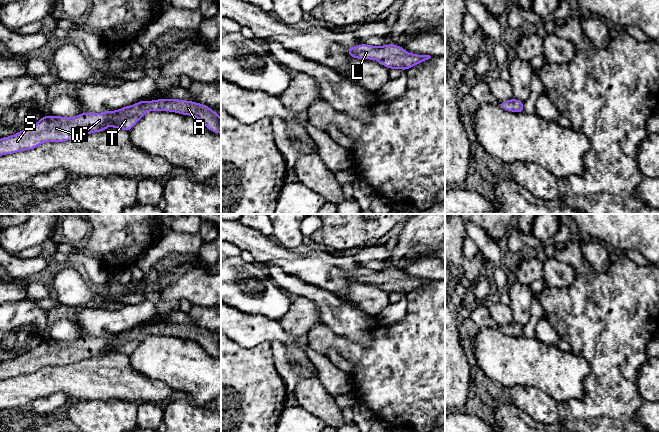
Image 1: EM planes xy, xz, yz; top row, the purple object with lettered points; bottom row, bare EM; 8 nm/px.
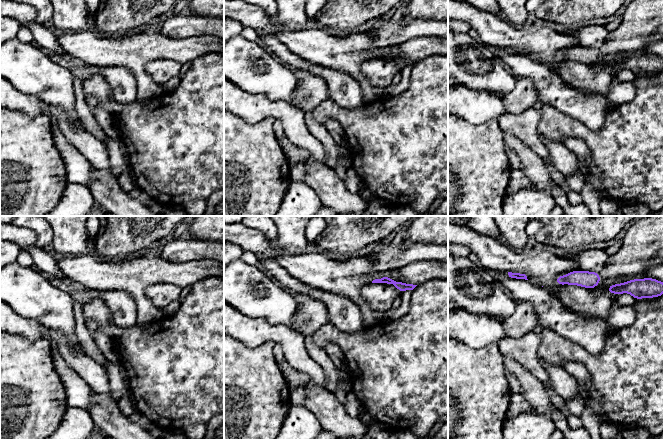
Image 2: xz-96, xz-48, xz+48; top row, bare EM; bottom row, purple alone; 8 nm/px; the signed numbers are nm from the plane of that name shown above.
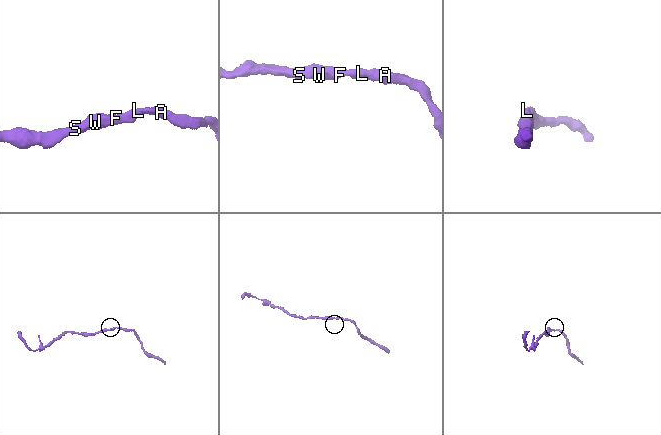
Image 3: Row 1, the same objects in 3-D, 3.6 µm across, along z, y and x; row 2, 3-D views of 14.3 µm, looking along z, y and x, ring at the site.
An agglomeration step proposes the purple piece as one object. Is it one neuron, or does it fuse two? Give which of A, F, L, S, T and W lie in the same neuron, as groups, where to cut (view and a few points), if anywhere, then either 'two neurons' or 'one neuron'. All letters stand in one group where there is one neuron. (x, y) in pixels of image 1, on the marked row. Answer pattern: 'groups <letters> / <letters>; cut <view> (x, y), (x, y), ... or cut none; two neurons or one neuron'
groups A F L S T W; cut none; one neuron

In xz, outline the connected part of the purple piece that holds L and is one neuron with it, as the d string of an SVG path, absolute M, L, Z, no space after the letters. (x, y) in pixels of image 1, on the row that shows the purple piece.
M359 44L347 49L347 53L356 59L377 60L381 65L389 69L401 70L408 70L431 58L430 55L408 53L403 47L395 44L387 44L380 47Z

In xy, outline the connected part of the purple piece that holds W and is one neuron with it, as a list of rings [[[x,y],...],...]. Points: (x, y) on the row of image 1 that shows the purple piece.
[[[175,98],[142,100],[116,111],[80,113],[75,117],[43,116],[36,124],[0,138],[0,156],[31,150],[45,142],[65,142],[110,128],[131,130],[148,111],[168,111],[198,118],[208,130],[221,134],[221,117],[209,106]]]

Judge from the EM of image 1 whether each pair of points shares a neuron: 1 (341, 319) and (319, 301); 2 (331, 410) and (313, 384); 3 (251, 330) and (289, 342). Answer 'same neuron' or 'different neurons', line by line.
1: same neuron
2: same neuron
3: same neuron

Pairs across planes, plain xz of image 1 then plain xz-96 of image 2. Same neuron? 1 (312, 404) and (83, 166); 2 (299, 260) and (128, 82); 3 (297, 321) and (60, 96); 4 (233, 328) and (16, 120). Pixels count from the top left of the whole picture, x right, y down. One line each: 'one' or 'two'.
1: two
2: two
3: two
4: two

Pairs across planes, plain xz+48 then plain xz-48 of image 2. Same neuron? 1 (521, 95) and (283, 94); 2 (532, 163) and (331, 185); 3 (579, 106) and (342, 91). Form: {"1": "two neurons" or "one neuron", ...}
{"1": "two neurons", "2": "one neuron", "3": "one neuron"}

